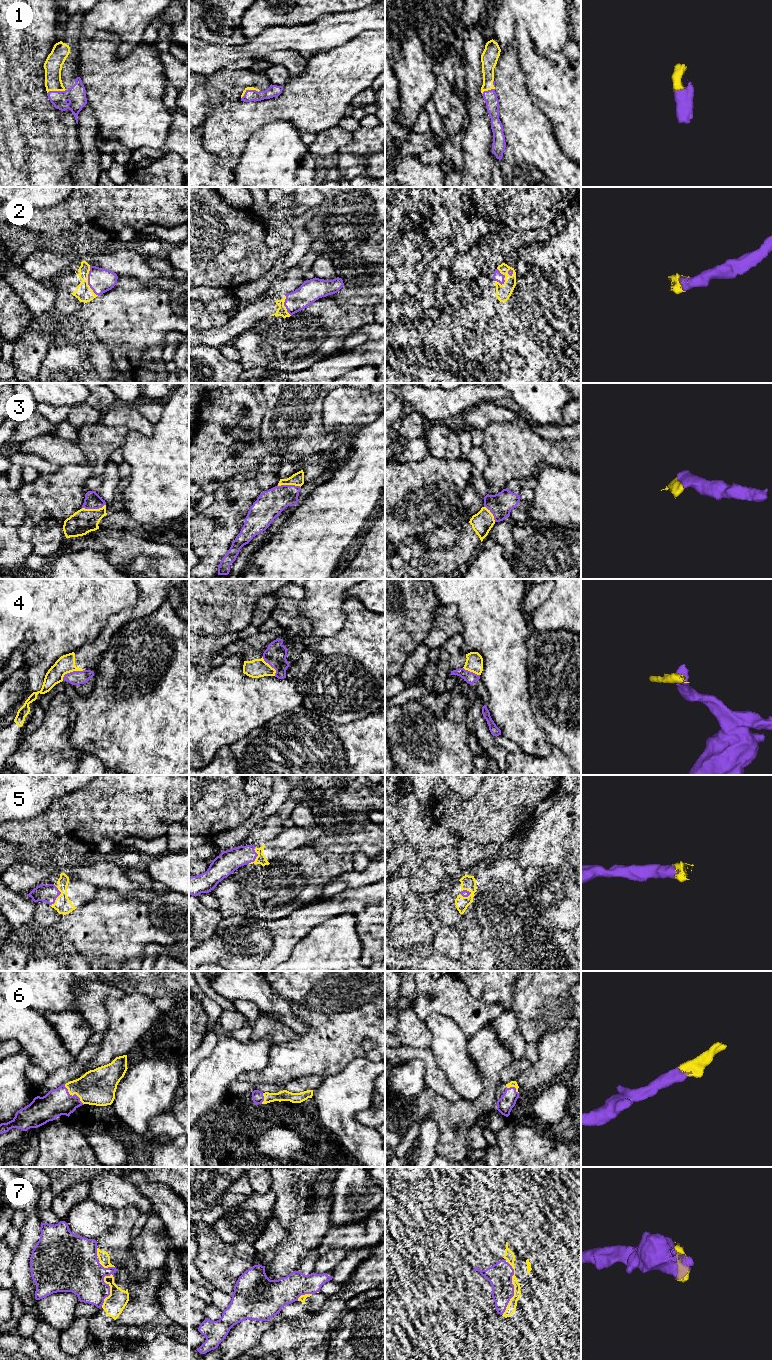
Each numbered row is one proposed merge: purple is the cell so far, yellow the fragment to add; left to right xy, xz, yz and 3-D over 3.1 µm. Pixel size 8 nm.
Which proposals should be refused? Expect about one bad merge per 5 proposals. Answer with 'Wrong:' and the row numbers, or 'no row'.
Wrong: 4, 7

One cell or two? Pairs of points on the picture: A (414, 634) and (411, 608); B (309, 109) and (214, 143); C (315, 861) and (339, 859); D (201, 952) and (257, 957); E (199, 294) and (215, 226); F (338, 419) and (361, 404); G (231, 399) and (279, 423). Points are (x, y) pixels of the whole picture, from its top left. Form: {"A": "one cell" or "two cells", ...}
{"A": "one cell", "B": "one cell", "C": "one cell", "D": "one cell", "E": "two cells", "F": "one cell", "G": "two cells"}

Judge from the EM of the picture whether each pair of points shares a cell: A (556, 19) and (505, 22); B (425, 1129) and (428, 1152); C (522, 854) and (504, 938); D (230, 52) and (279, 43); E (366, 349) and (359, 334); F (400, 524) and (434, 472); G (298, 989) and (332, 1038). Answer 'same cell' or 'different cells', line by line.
A: same cell
B: same cell
C: different cells
D: same cell
E: different cells
F: same cell
G: same cell

